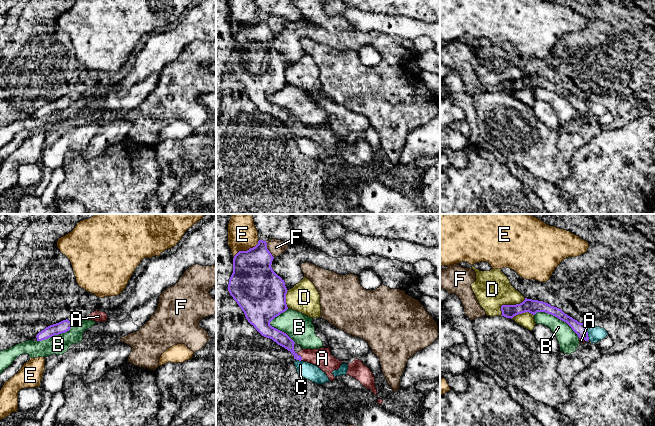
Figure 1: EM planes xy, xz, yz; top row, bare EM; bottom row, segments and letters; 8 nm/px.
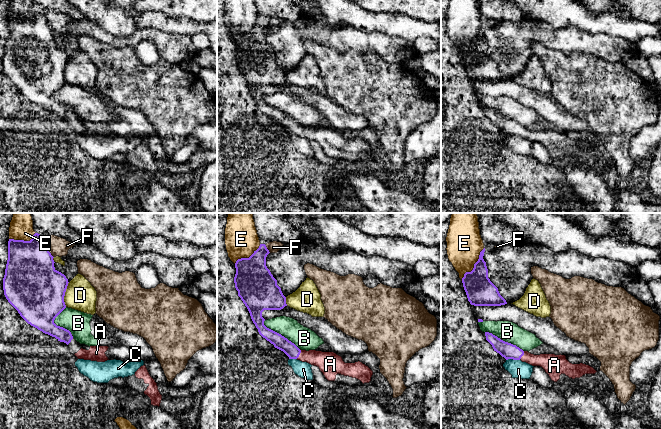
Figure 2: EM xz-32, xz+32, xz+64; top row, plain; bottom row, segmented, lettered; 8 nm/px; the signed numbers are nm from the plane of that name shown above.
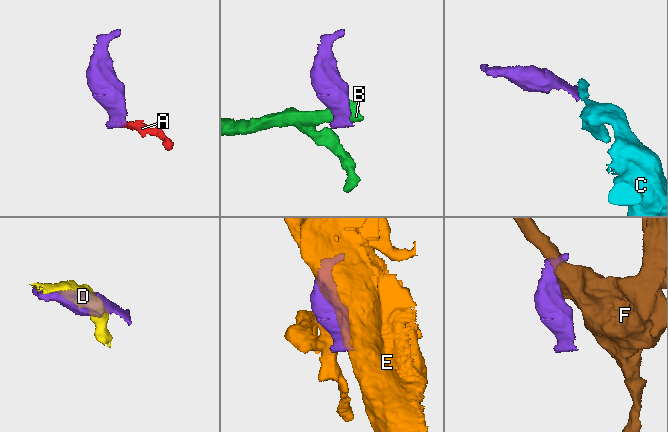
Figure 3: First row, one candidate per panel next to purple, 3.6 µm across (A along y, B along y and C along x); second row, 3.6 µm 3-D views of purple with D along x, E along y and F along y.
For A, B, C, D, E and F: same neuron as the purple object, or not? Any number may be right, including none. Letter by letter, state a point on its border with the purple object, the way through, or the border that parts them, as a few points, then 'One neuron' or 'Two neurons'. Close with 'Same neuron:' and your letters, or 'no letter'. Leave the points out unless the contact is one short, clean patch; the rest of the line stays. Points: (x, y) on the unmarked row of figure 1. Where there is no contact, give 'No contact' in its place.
A: Touches purple at xz (300, 132). Path across: xz (281, 114), (300, 132), (322, 134). One neuron
B: Touches purple at yz (557, 93). Two neurons
C: Touches purple at yz (587, 108). Boundary: yz (585, 100), (589, 115). Two neurons
D: Touches purple at yz (508, 81). Two neurons
E: Touches purple at xz (247, 26). Two neurons
F: Touches purple at xz (267, 25). Two neurons
Same neuron: A

